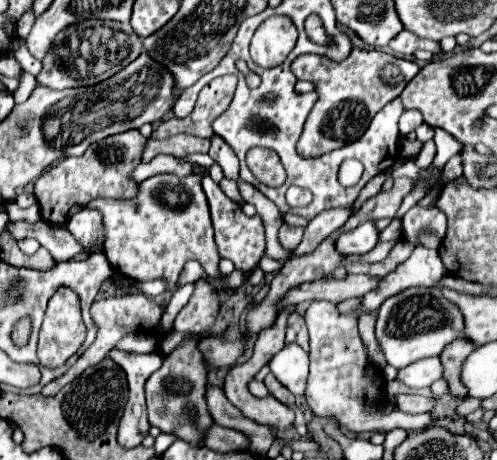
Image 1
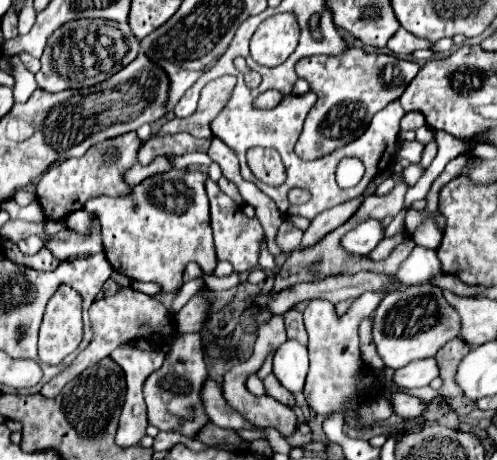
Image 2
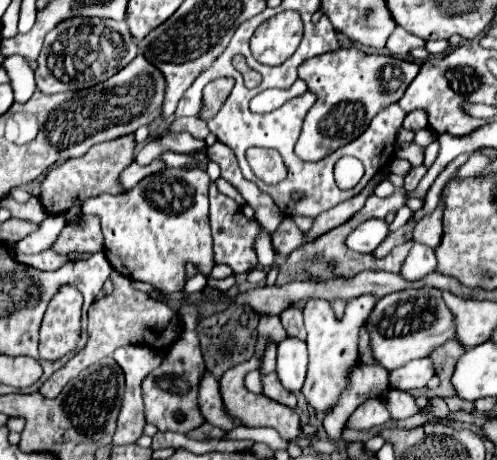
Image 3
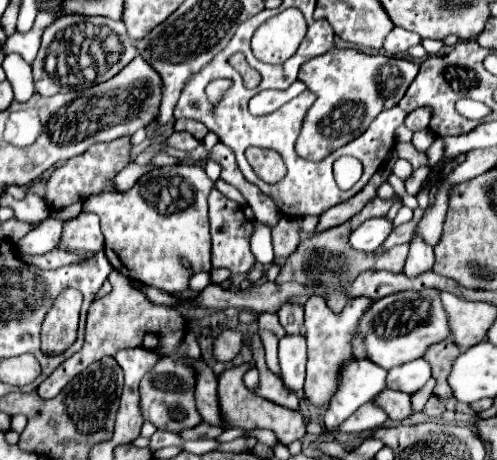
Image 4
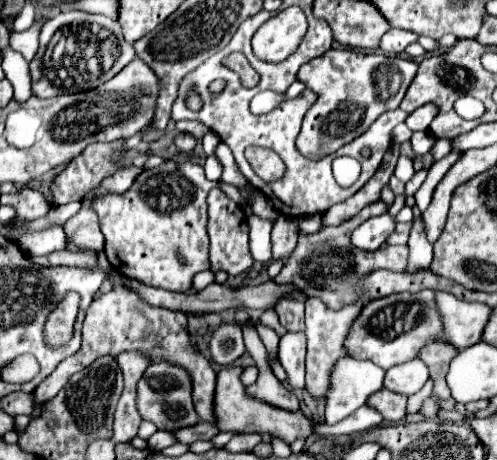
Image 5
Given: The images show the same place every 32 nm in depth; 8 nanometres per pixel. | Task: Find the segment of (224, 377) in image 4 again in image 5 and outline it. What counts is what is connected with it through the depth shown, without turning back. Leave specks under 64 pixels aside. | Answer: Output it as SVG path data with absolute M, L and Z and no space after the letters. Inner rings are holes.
M226 366L218 372L216 378L216 390L214 390L214 424L220 432L258 432L258 434L272 434L288 444L292 444L296 438L308 438L314 430L314 422L302 412L284 412L280 408L272 408L270 404L252 400L244 392L244 384L240 384L240 372L242 367Z

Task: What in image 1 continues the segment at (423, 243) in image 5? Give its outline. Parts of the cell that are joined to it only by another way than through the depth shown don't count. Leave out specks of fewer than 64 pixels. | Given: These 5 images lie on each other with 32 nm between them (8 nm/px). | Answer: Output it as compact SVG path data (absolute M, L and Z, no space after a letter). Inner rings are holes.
M414 248L408 260L404 260L396 272L384 278L384 284L376 292L368 292L360 298L360 308L380 308L384 298L392 296L392 292L400 292L412 286L436 286L440 278L444 278L444 264L440 264L438 250ZM314 300L304 314L310 334L310 376L306 384L306 400L316 416L338 418L342 426L352 432L380 430L388 432L394 428L422 430L430 422L430 414L380 414L376 404L384 394L384 380L376 370L370 370L366 360L366 348L358 334L358 316L340 314L332 302Z

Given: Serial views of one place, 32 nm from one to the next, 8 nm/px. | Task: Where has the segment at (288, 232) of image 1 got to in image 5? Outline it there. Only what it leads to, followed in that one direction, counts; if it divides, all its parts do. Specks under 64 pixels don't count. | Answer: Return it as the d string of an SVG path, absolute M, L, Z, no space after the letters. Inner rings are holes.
M280 216L272 228L272 258L288 258L298 242L298 222L288 216Z

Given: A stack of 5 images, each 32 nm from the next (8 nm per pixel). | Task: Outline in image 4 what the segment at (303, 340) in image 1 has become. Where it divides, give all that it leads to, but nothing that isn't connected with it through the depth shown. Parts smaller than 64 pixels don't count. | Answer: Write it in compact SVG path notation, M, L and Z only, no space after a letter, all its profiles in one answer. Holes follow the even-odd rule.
M284 302L278 310L280 322L286 326L288 334L302 334L304 330L304 306L296 302Z

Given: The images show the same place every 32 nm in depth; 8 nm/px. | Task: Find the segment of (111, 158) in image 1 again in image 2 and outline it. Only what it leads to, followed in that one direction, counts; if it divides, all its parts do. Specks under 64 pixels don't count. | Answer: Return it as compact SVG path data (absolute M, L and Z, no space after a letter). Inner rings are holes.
M128 132L124 136L116 136L112 140L92 146L82 158L68 158L64 162L60 162L58 166L50 168L40 178L38 190L36 190L38 202L42 204L46 218L60 220L66 214L80 210L86 200L96 198L96 196L126 196L130 192L130 188L124 184L122 174L132 164L138 162L136 160L138 148L140 148L140 140L138 140L136 132Z

